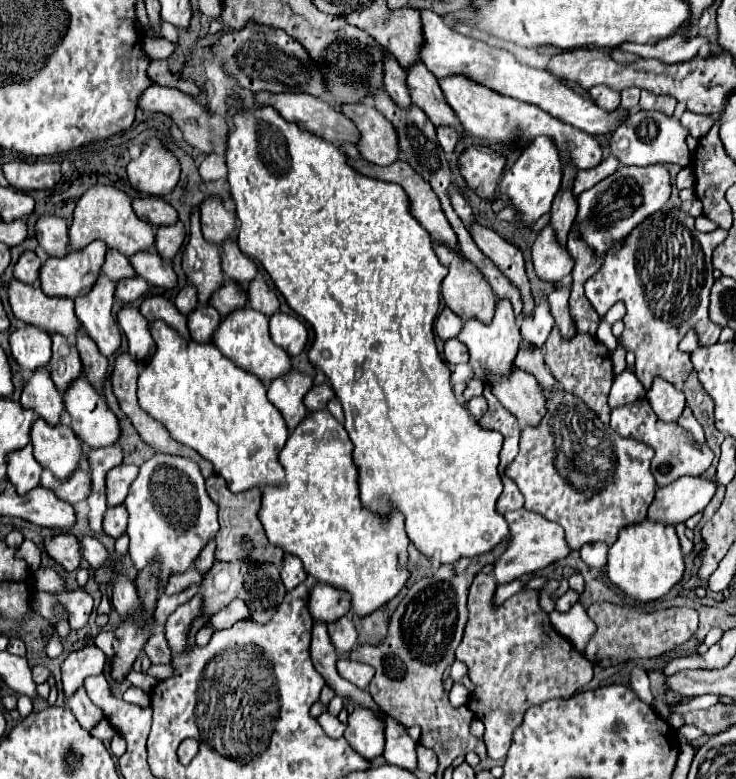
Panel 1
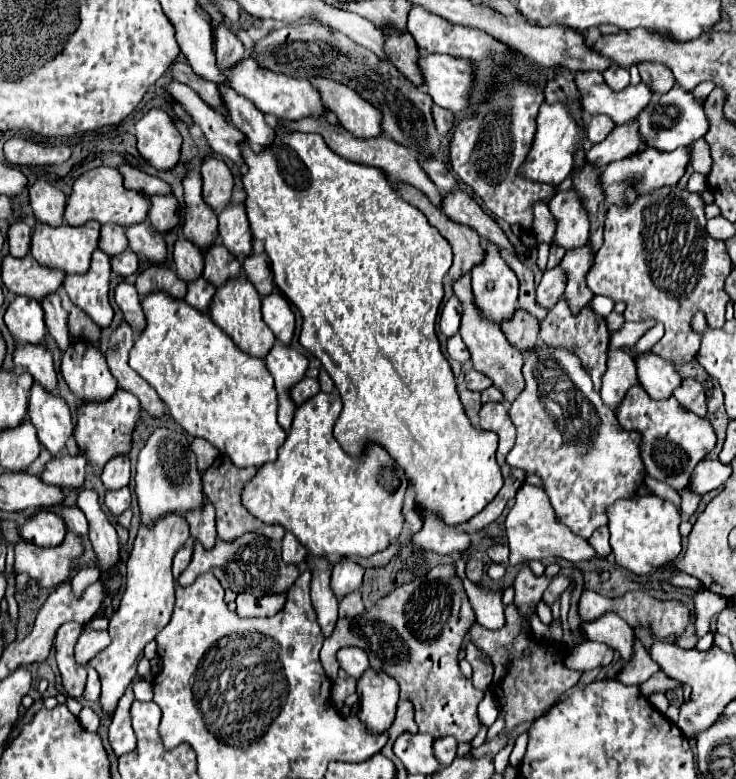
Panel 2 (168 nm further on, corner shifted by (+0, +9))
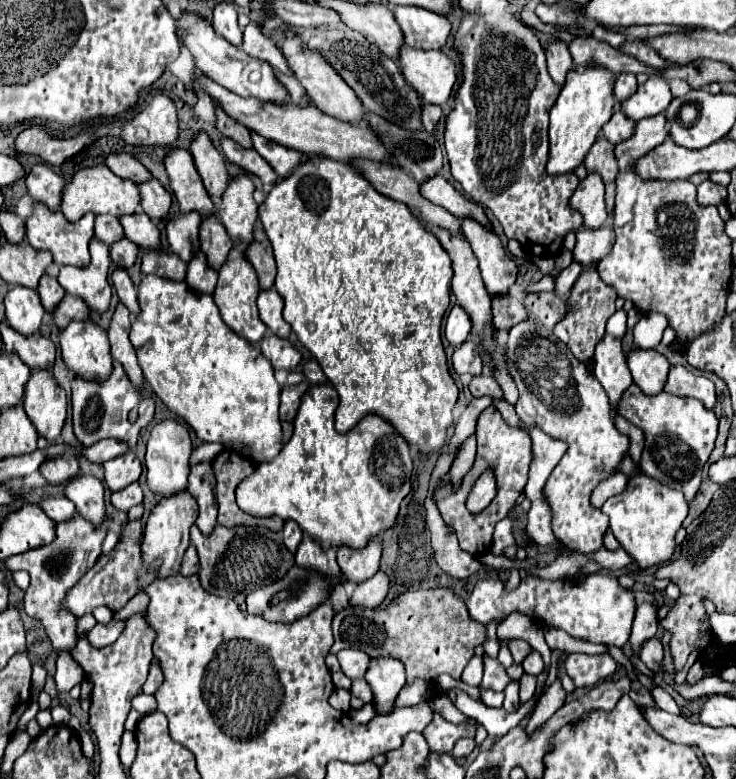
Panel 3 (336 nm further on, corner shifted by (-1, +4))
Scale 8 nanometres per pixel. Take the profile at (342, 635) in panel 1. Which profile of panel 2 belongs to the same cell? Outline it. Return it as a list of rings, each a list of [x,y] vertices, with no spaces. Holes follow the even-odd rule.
[[[355,590],[353,594],[347,594],[339,602],[339,616],[341,618],[353,618],[363,612],[363,600],[361,600],[361,590]]]

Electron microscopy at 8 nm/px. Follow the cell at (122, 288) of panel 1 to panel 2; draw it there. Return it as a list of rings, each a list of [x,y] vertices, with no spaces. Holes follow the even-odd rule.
[[[125,250],[121,256],[113,256],[111,258],[111,268],[119,276],[129,276],[139,268],[139,258],[137,258],[135,252]]]

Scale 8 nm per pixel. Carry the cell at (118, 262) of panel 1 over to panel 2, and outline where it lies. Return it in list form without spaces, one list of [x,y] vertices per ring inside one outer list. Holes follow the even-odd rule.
[[[119,224],[101,226],[99,248],[109,256],[117,256],[117,254],[125,252],[129,248],[127,246],[127,236],[125,236],[125,228],[121,228]]]

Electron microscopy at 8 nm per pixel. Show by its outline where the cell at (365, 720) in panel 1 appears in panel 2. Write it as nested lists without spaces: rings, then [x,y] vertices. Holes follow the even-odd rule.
[[[367,672],[357,680],[359,694],[359,720],[369,726],[371,732],[385,732],[393,724],[395,708],[399,700],[397,682],[385,672]]]

